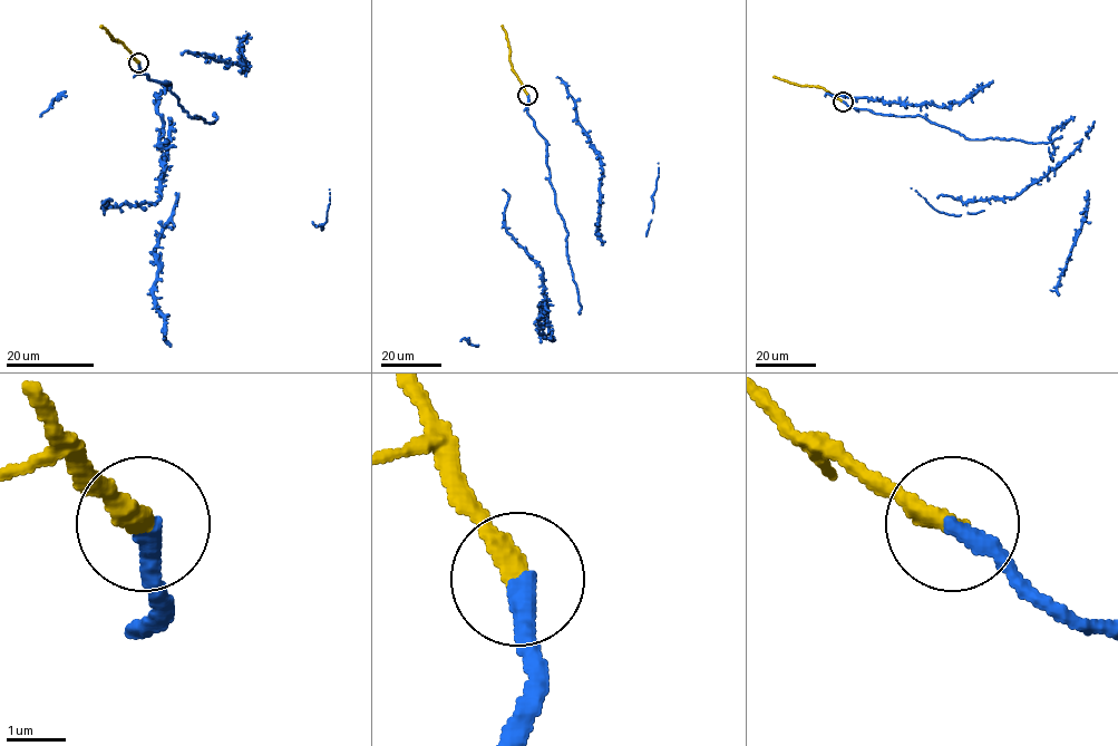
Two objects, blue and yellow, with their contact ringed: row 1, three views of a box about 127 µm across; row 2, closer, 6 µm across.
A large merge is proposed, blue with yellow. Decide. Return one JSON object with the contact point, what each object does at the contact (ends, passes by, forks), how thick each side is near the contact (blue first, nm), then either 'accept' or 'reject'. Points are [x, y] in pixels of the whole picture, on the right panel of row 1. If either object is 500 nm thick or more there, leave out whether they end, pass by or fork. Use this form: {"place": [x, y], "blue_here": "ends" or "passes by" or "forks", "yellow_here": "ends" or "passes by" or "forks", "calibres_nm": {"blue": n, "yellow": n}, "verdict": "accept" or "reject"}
{"place": [843, 102], "blue_here": "ends", "yellow_here": "ends", "calibres_nm": {"blue": 360, "yellow": 360}, "verdict": "reject"}

